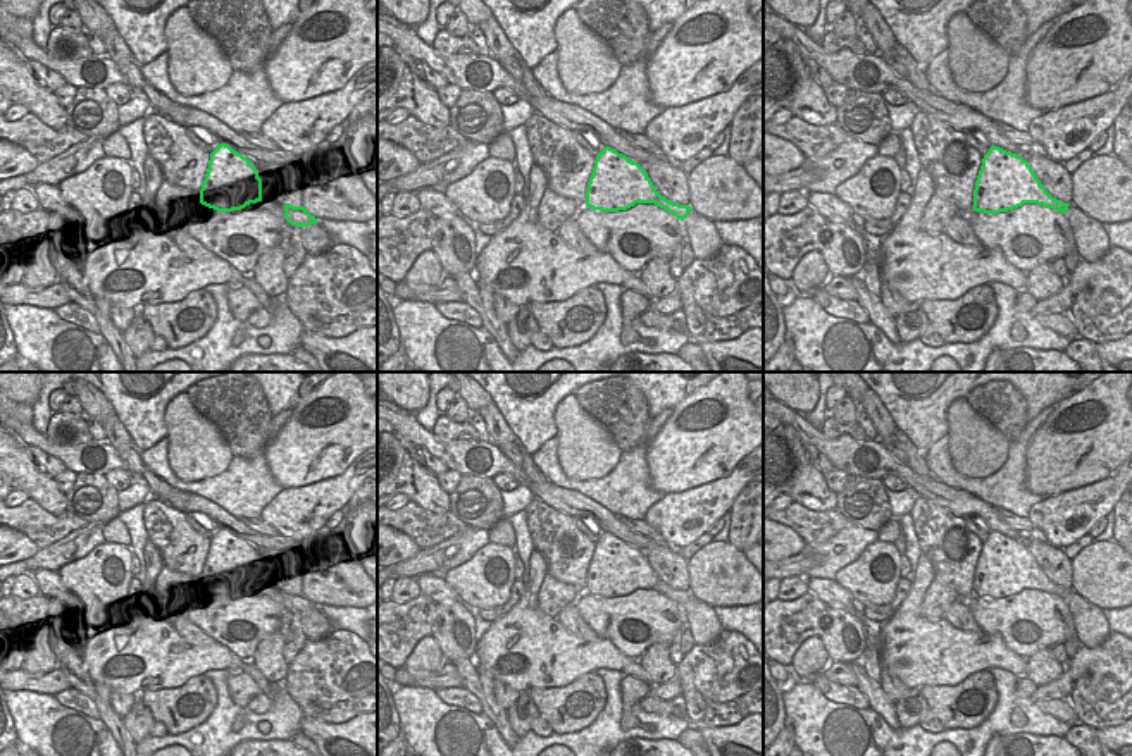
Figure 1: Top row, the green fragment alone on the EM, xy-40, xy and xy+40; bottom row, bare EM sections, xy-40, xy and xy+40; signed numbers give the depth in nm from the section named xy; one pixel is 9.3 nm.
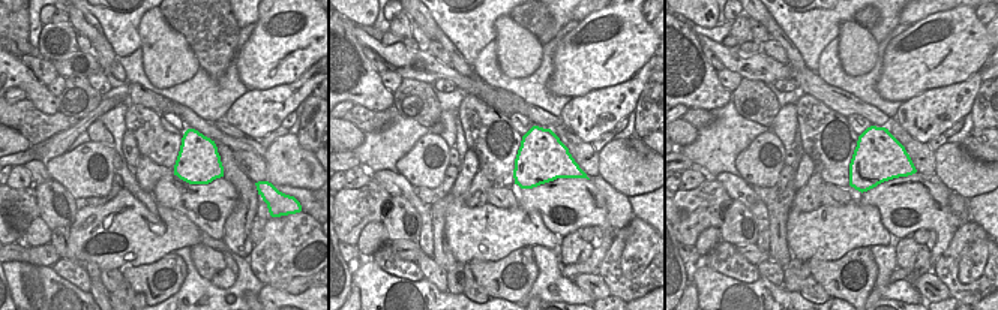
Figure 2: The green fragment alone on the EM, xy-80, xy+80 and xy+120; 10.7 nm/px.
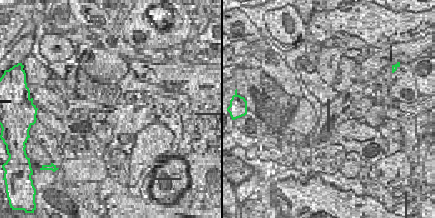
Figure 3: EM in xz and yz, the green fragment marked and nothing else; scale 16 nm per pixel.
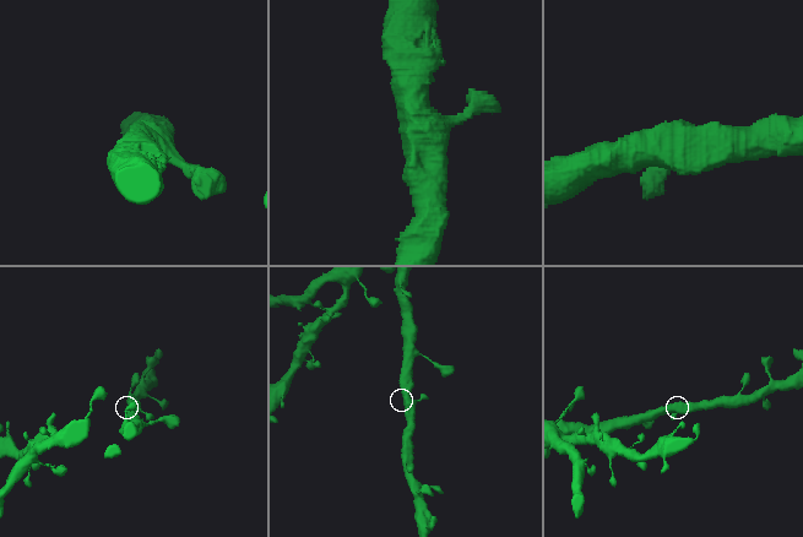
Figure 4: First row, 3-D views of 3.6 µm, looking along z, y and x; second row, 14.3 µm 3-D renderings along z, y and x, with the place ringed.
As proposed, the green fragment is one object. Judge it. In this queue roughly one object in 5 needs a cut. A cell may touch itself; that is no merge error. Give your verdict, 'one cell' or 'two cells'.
one cell

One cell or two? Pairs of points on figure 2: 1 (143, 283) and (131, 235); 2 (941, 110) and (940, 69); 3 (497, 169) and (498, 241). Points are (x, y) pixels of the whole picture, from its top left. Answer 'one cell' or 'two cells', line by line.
1: two cells
2: two cells
3: two cells

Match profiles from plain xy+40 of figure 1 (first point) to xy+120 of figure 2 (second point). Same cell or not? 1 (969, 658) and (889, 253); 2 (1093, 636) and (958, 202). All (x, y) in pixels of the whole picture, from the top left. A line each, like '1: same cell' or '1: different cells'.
1: different cells
2: same cell

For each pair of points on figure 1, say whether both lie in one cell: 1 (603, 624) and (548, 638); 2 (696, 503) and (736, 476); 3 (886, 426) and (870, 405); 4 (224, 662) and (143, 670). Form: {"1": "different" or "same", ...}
{"1": "different", "2": "same", "3": "same", "4": "same"}

